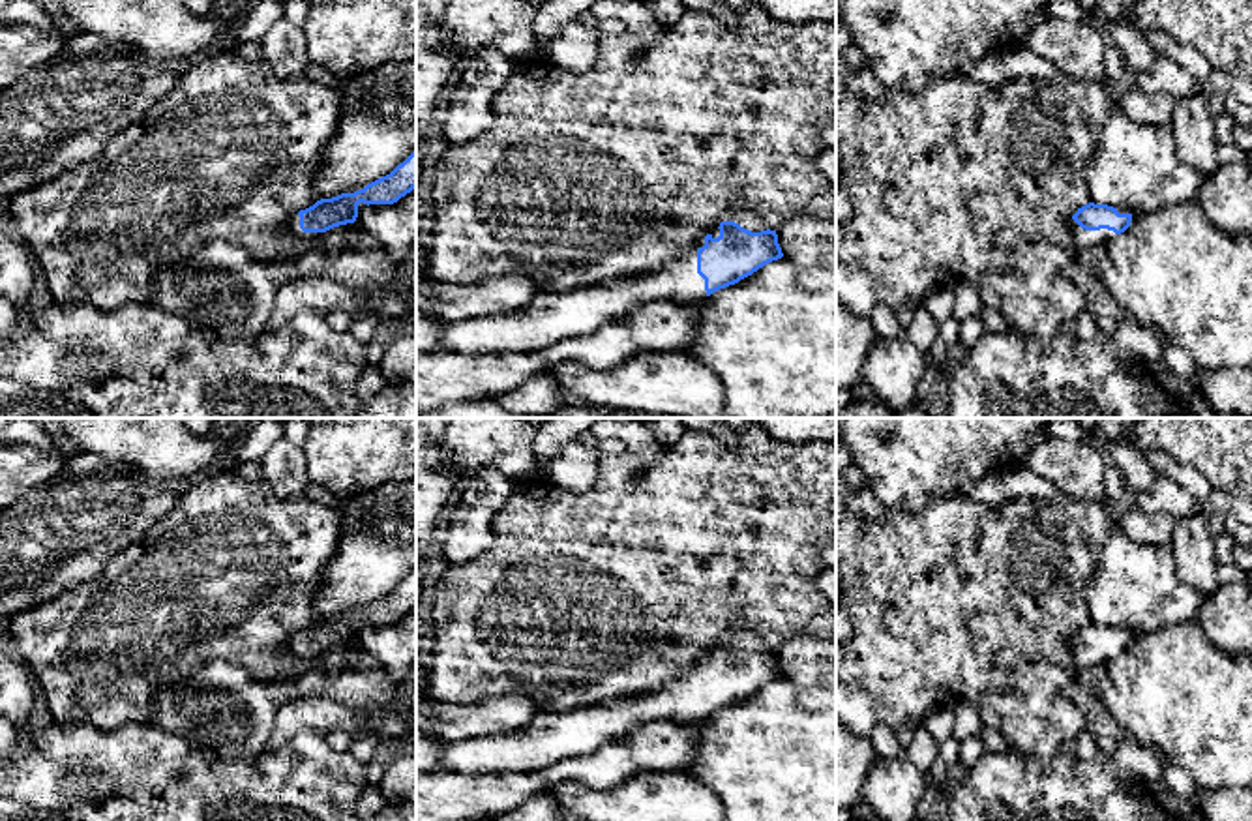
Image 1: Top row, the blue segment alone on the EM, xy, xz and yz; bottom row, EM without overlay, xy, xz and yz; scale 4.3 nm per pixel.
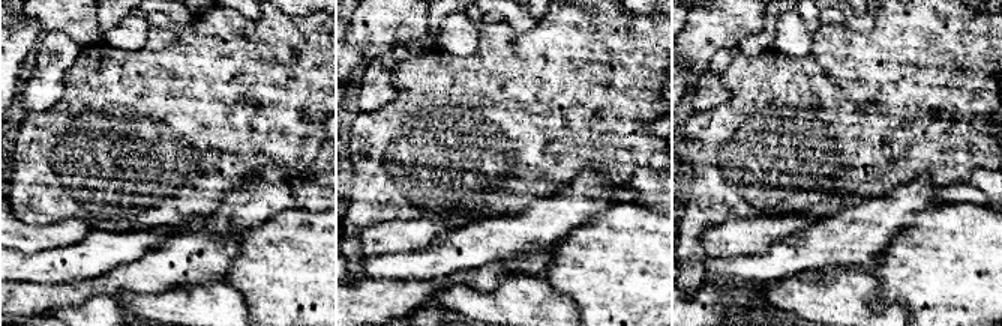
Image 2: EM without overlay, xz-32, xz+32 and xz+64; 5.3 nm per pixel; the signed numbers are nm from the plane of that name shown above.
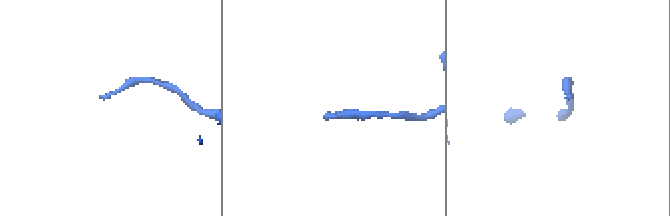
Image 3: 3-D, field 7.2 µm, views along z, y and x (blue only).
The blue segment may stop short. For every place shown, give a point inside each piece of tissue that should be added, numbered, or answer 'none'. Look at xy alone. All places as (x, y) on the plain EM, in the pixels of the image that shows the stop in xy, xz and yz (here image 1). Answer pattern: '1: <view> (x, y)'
1: xy (293, 645)

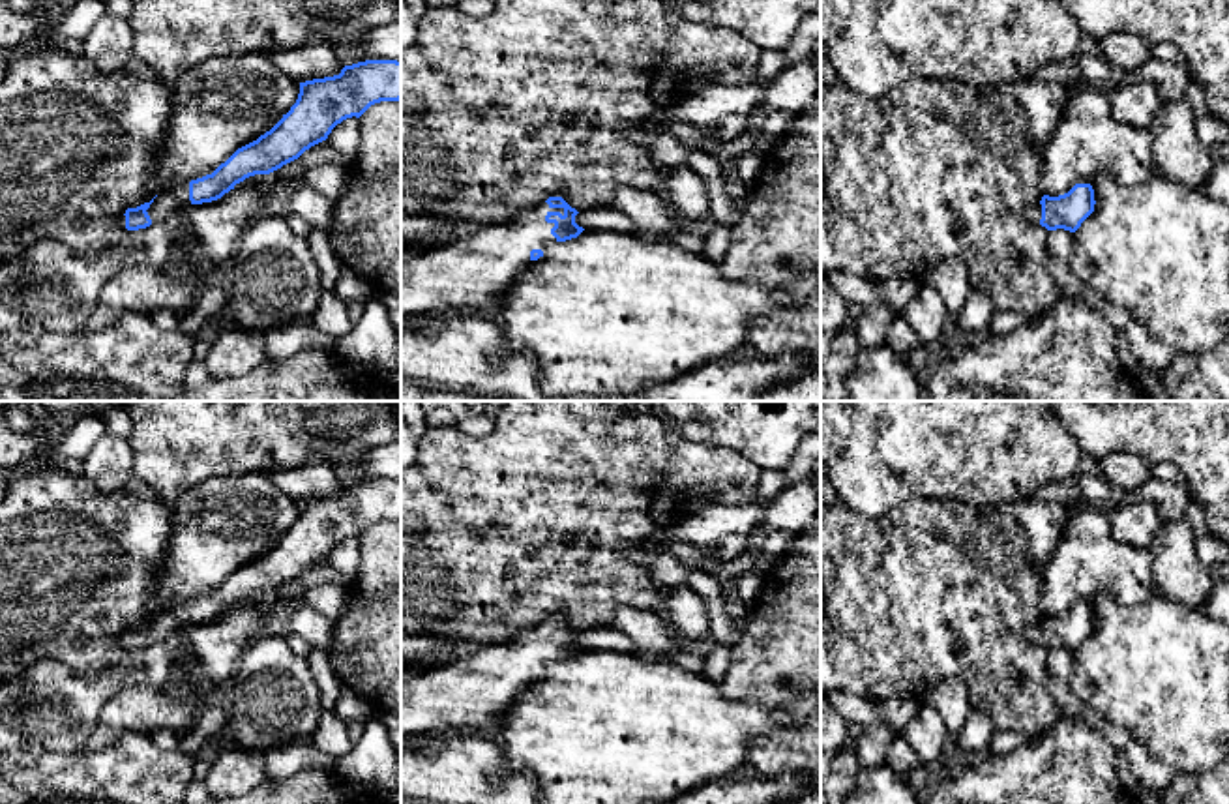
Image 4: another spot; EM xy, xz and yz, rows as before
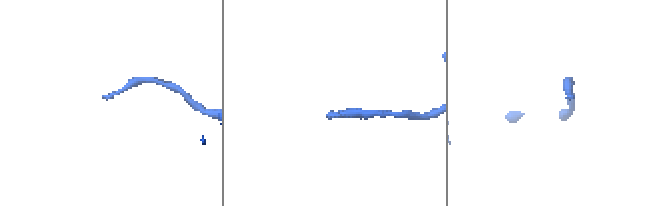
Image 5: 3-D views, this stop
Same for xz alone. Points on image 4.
1: xz (467, 692)

